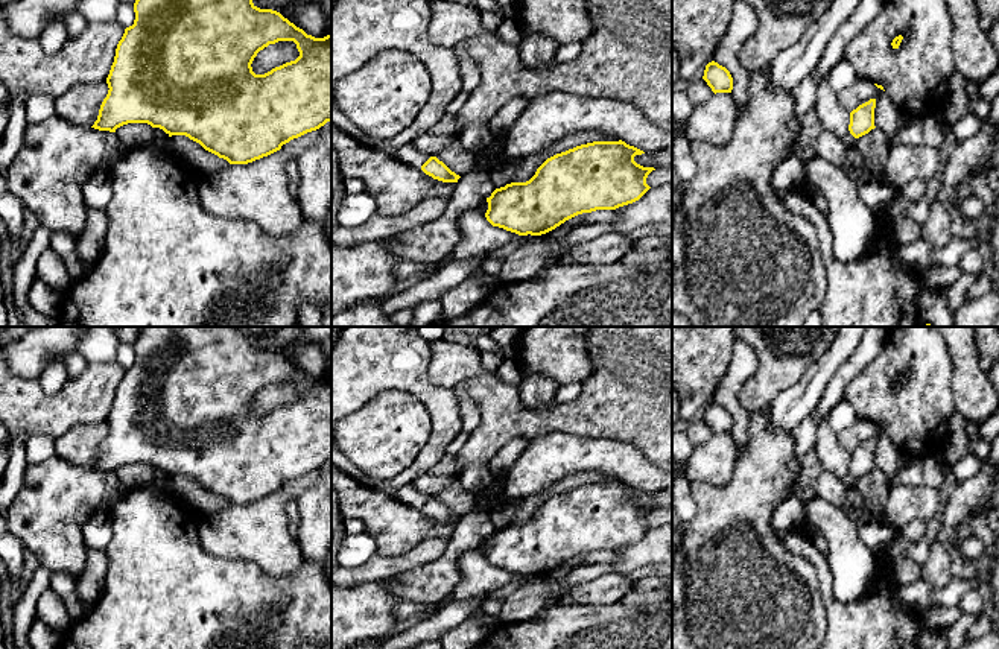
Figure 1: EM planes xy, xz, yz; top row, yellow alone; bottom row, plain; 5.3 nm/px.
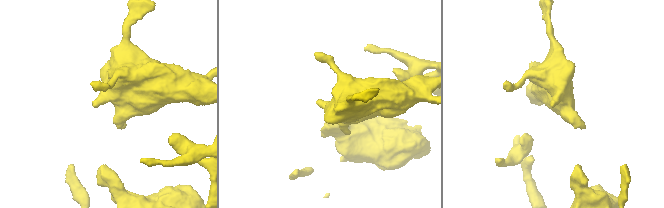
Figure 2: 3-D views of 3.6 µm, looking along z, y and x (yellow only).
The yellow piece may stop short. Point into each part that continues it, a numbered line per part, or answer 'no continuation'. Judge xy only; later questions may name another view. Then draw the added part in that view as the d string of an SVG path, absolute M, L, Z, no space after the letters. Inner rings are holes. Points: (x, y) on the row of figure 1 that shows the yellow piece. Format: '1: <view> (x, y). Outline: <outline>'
no continuation

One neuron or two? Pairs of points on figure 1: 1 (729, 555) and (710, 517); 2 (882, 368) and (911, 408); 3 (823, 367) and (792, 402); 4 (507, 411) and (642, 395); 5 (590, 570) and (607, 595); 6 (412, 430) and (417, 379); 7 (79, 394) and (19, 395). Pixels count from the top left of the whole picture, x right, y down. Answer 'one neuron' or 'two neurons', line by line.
1: one neuron
2: one neuron
3: one neuron
4: one neuron
5: two neurons
6: two neurons
7: one neuron

